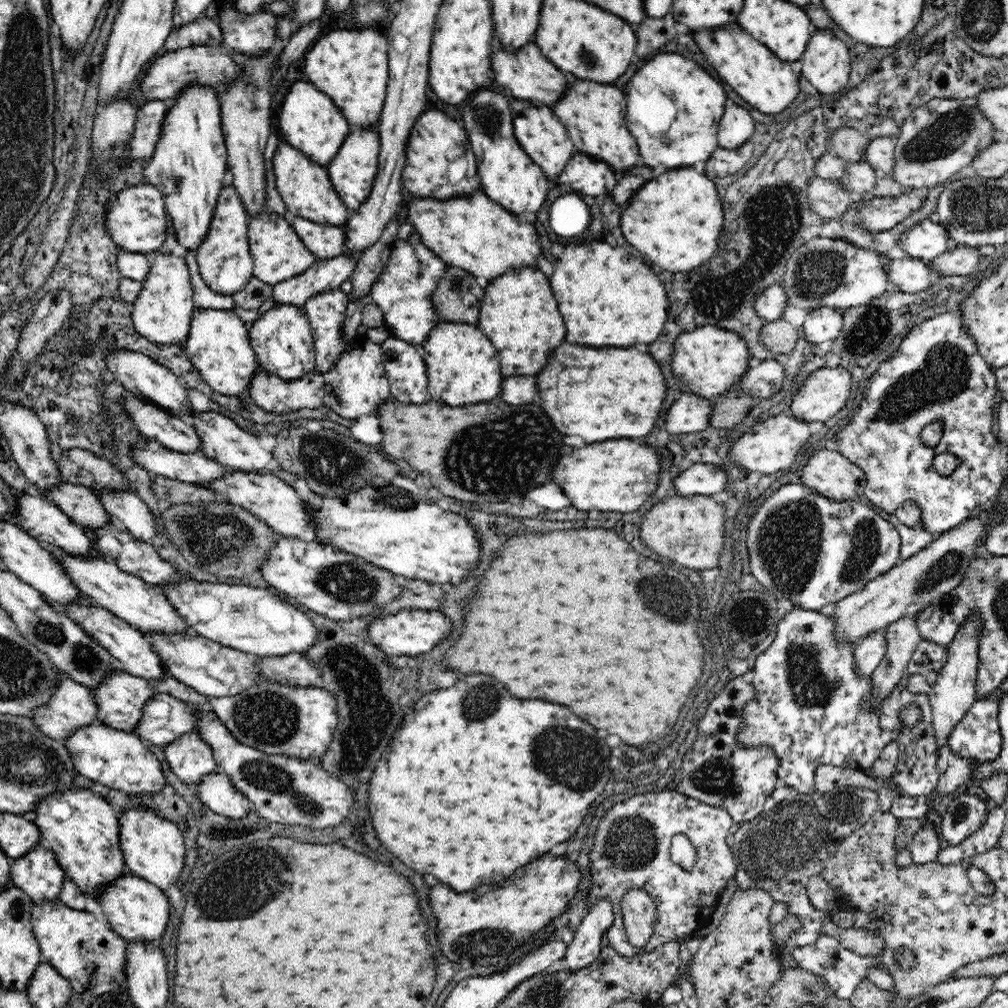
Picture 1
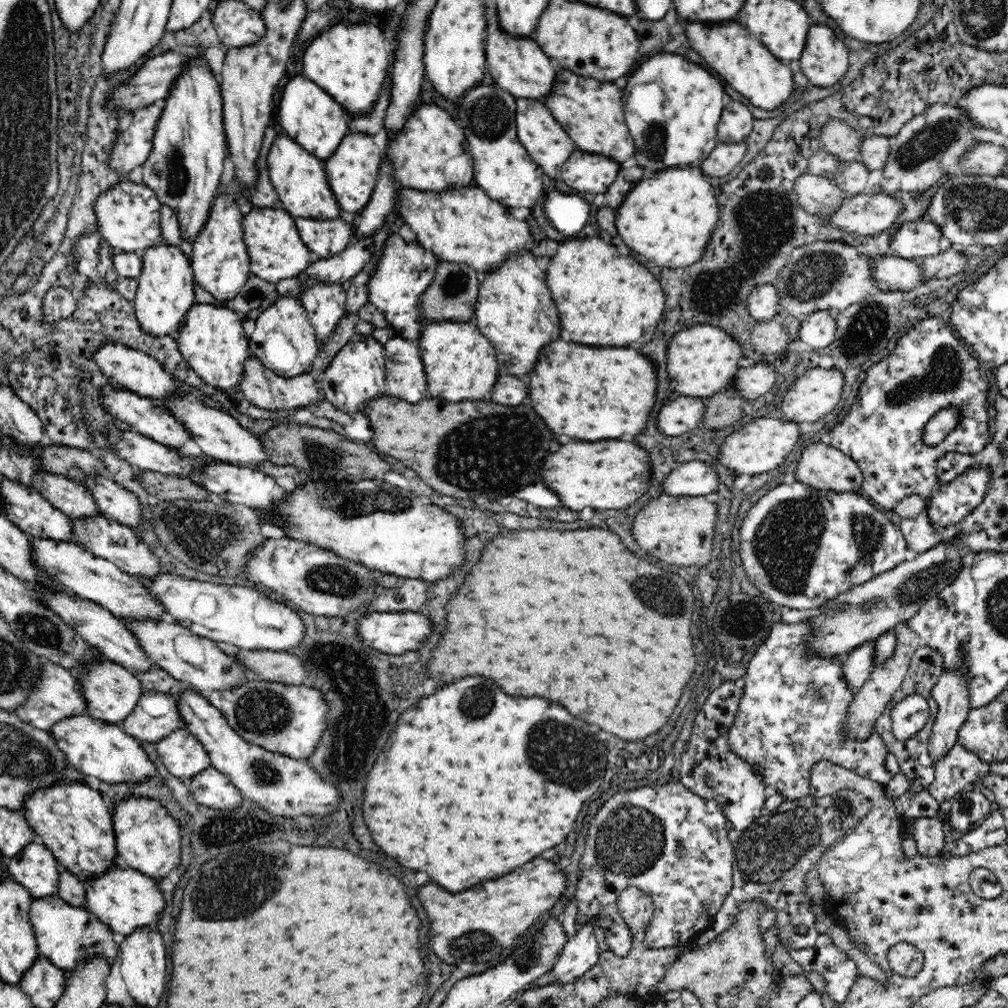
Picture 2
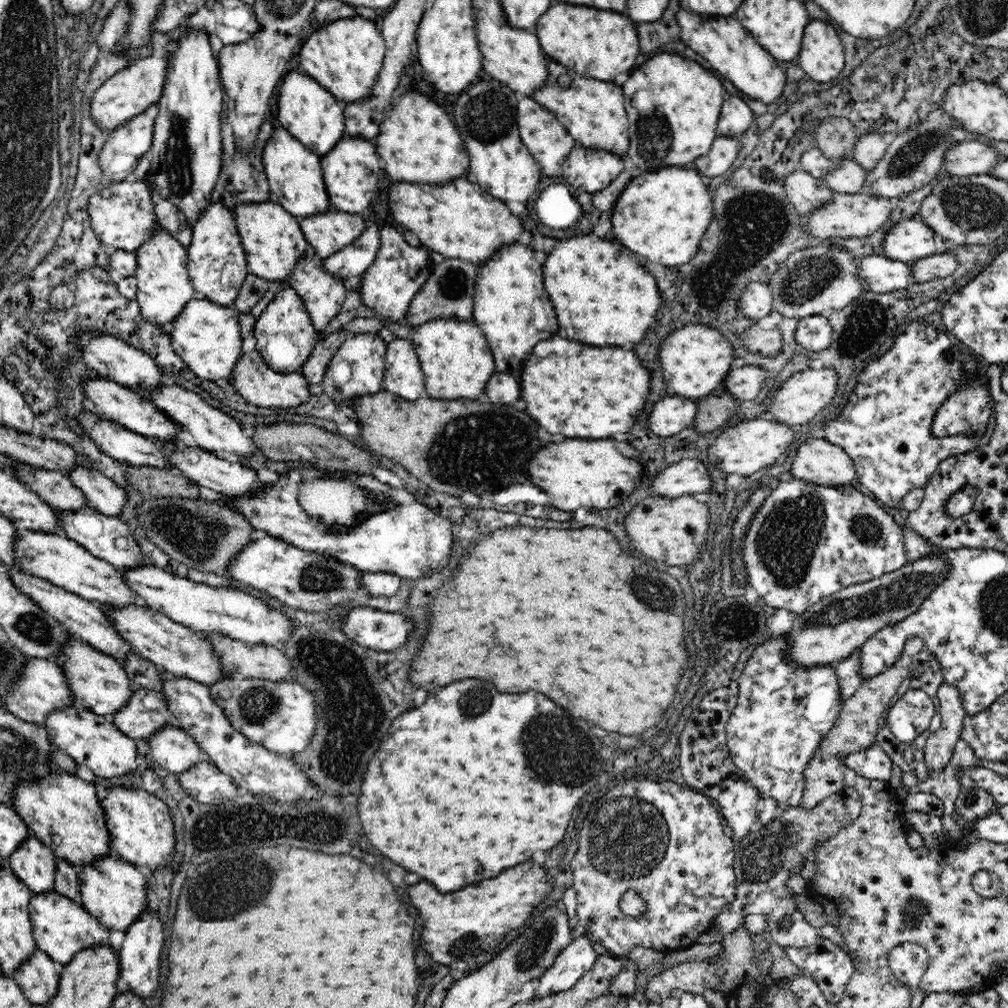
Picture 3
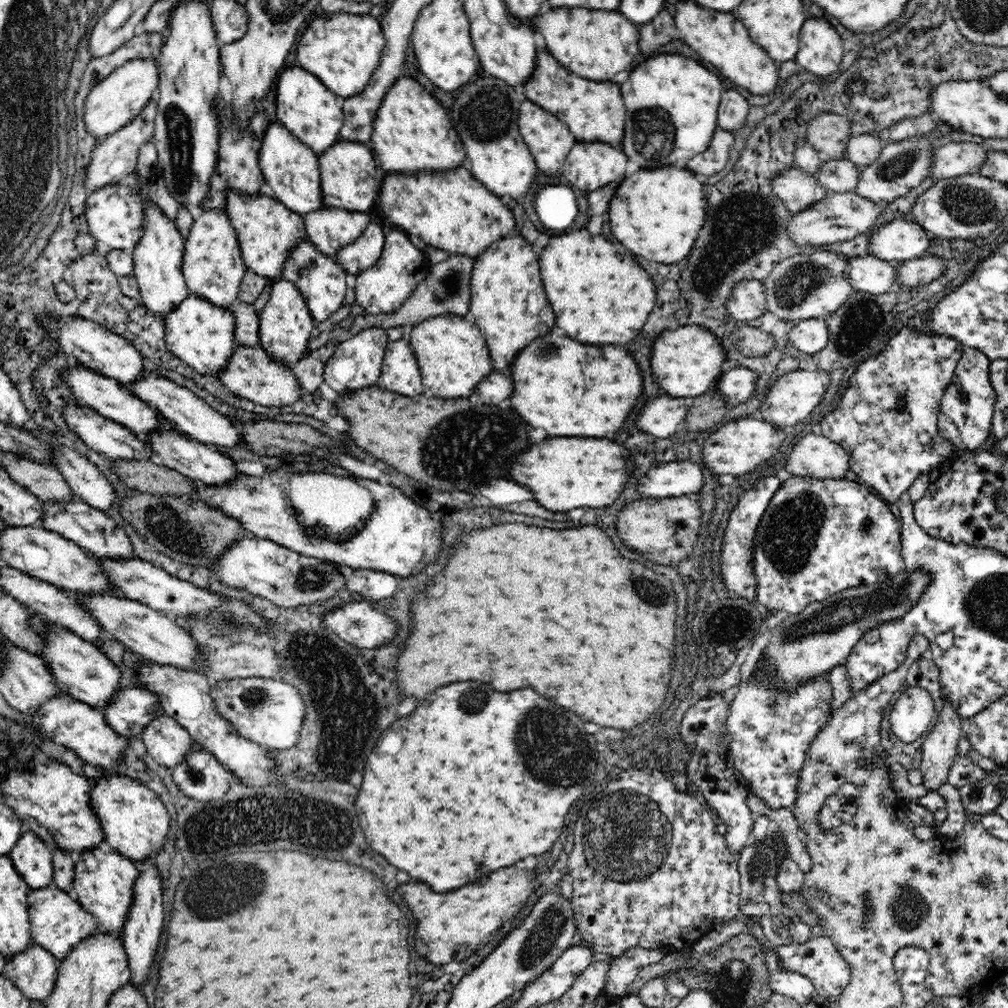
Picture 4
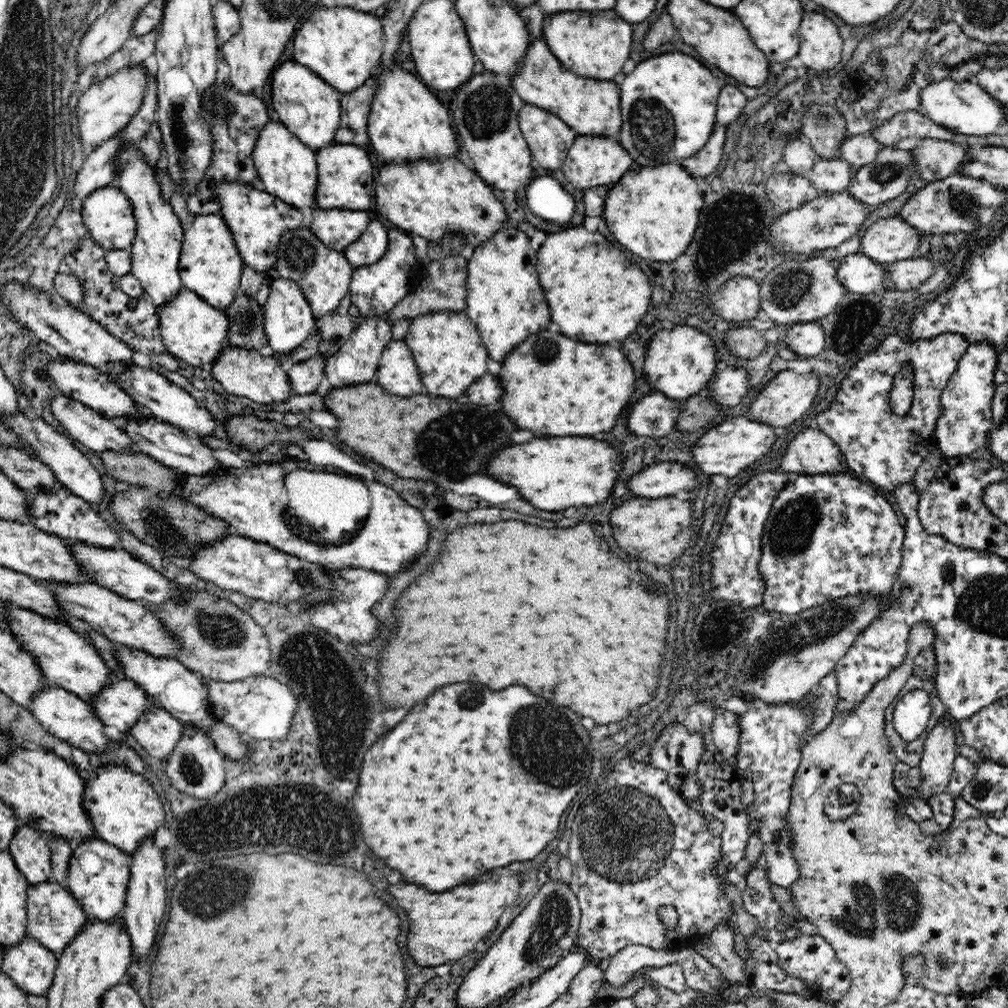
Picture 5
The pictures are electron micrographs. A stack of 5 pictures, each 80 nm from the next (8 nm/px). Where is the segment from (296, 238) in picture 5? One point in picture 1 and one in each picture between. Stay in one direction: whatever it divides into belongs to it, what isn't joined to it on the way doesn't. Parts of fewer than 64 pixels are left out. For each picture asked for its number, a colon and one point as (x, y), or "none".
1: (326, 311)
2: (324, 303)
3: (323, 294)
4: (321, 278)

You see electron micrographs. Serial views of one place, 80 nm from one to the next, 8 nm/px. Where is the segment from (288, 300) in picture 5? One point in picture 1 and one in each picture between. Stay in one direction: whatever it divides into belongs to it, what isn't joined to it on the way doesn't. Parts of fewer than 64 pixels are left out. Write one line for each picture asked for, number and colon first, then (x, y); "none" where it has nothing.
1: (283, 342)
2: (284, 340)
3: (285, 336)
4: (286, 324)

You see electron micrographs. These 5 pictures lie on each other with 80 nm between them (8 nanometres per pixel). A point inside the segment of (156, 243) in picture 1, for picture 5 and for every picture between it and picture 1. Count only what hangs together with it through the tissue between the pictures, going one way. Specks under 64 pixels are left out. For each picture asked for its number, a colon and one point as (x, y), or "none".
2: (128, 216)
3: (122, 215)
4: (114, 215)
5: (108, 215)

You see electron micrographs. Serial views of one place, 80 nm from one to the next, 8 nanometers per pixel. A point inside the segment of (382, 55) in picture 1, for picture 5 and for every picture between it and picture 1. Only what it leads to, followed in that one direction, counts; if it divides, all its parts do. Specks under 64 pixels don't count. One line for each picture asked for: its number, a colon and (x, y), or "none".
2: (349, 61)
3: (345, 57)
4: (342, 50)
5: (341, 45)

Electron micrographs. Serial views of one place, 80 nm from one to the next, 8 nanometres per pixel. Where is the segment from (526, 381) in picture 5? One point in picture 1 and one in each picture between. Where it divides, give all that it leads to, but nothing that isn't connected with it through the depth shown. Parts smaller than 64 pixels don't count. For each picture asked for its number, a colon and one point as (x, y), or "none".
1: (620, 397)
2: (592, 394)
3: (581, 391)
4: (571, 389)

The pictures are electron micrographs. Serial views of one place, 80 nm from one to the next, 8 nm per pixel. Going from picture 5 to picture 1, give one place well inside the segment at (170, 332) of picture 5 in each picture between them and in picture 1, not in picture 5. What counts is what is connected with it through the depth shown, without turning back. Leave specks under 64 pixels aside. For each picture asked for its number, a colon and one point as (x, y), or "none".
1: (218, 344)
2: (212, 339)
3: (207, 337)
4: (199, 333)

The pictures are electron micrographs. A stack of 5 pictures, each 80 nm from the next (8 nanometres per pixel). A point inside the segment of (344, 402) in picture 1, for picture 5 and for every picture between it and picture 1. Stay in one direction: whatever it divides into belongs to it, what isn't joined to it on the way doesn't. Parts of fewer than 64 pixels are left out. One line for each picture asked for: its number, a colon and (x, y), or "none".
2: (357, 374)
3: (357, 369)
4: (356, 363)
5: (356, 361)

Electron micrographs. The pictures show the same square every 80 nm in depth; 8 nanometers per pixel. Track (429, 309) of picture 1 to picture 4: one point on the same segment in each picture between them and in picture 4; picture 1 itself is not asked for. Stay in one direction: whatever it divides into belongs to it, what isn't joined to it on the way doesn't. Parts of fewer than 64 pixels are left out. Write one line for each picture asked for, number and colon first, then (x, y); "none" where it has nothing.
2: (405, 270)
3: (389, 285)
4: (383, 288)

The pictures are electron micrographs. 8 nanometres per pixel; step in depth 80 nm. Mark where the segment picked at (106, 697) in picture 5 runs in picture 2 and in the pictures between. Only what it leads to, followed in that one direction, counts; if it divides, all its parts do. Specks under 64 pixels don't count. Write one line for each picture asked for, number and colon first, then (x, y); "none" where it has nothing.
2: (155, 717)
3: (146, 713)
4: (131, 709)

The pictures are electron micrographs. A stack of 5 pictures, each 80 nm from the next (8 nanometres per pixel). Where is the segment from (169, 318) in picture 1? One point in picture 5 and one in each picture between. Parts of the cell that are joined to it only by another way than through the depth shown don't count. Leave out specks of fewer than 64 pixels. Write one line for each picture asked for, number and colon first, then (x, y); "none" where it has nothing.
2: (166, 288)
3: (164, 288)
4: (158, 256)
5: (155, 252)

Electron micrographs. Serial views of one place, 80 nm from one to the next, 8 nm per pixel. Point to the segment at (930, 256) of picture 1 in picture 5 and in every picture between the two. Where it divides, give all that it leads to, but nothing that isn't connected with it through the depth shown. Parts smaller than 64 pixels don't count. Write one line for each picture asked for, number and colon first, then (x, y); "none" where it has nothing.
2: (913, 241)
3: (911, 239)
4: (899, 240)
5: (885, 241)

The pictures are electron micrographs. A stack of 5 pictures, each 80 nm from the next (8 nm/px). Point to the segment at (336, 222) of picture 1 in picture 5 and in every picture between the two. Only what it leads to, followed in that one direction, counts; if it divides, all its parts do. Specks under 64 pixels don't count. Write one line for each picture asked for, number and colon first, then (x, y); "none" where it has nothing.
2: (299, 178)
3: (293, 172)
4: (290, 168)
5: (287, 167)

